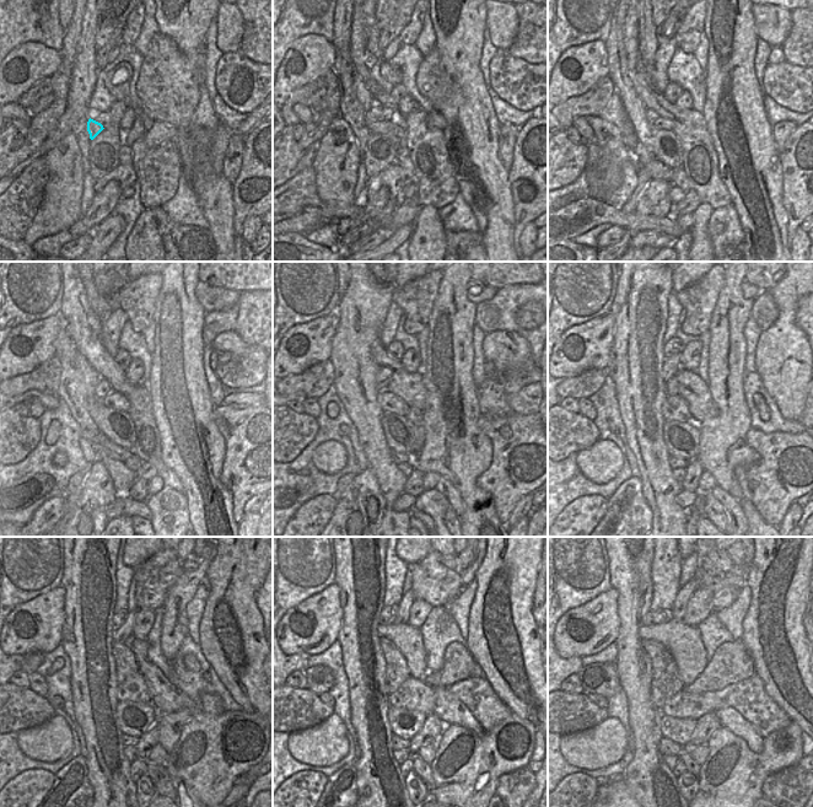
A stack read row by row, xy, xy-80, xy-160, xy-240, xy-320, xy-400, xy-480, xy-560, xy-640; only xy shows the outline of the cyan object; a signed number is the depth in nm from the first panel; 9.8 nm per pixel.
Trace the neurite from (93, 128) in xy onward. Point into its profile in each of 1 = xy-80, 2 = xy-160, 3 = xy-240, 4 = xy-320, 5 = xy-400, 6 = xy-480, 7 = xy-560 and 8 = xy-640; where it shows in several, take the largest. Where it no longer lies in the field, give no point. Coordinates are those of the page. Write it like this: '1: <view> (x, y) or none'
1: xy-80 (375, 111)
2: xy-160 (651, 114)
3: xy-240 (102, 388)
4: xy-320 (383, 376)
5: xy-400 (671, 365)
6: xy-480 (122, 635)
7: xy-560 (408, 598)
8: xy-640 (685, 591)

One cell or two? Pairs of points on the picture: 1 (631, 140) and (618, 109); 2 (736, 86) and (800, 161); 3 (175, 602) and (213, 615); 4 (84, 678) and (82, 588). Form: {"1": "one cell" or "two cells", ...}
{"1": "one cell", "2": "two cells", "3": "two cells", "4": "one cell"}

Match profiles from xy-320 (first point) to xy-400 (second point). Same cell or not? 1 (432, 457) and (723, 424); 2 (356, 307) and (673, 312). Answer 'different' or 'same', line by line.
1: same
2: different

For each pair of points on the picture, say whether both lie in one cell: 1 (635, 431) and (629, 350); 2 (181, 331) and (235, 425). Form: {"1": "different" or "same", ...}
{"1": "same", "2": "different"}

